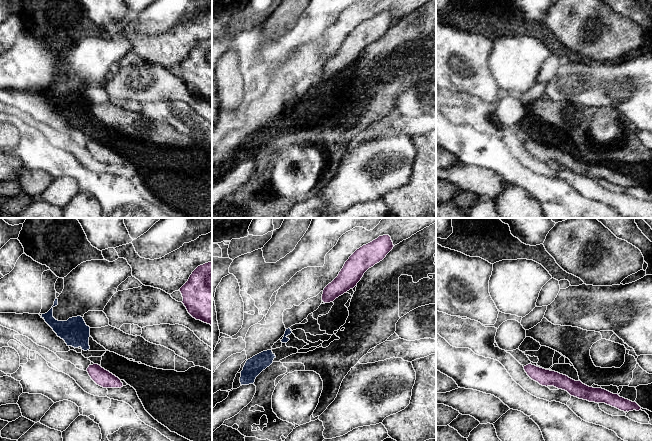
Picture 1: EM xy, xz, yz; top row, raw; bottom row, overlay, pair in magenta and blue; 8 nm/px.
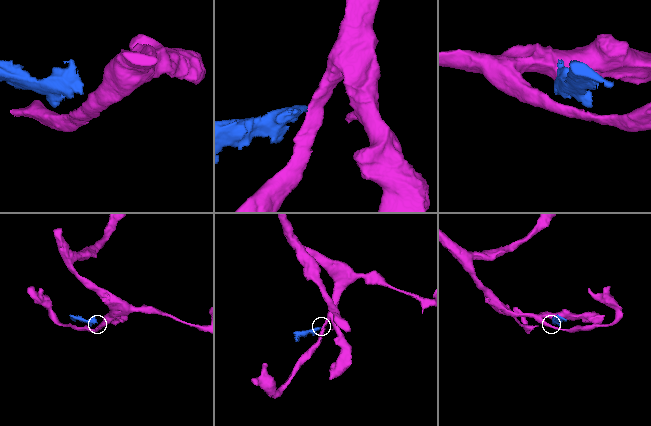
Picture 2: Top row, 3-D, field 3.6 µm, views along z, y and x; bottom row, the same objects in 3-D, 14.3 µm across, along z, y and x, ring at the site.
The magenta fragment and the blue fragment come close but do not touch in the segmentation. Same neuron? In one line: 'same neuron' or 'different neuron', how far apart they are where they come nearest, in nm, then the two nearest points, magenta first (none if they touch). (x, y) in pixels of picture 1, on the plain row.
different neuron | 120 nm | xy (89, 141), (86, 126)

